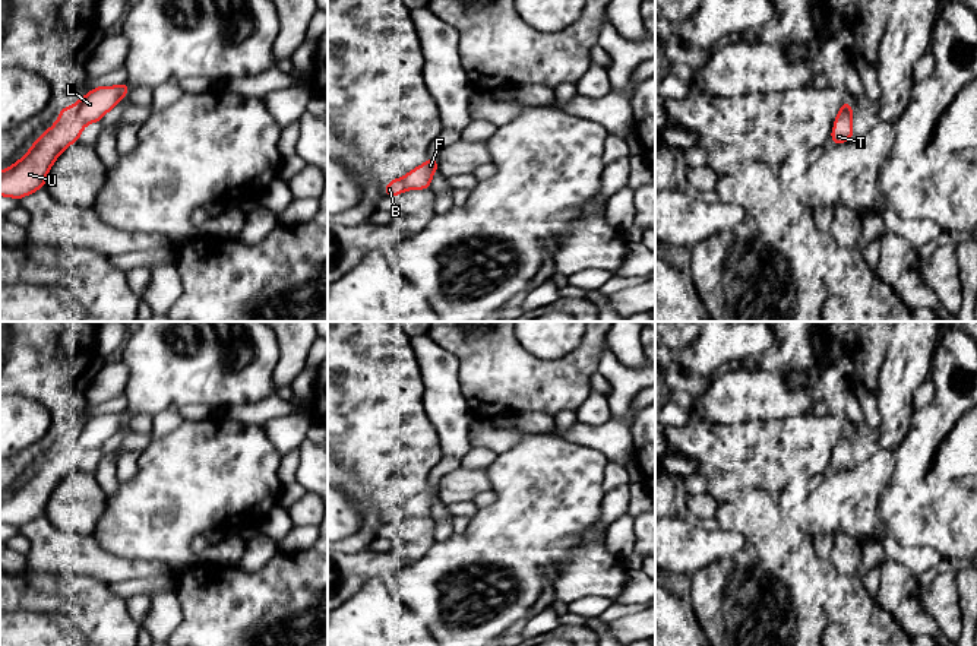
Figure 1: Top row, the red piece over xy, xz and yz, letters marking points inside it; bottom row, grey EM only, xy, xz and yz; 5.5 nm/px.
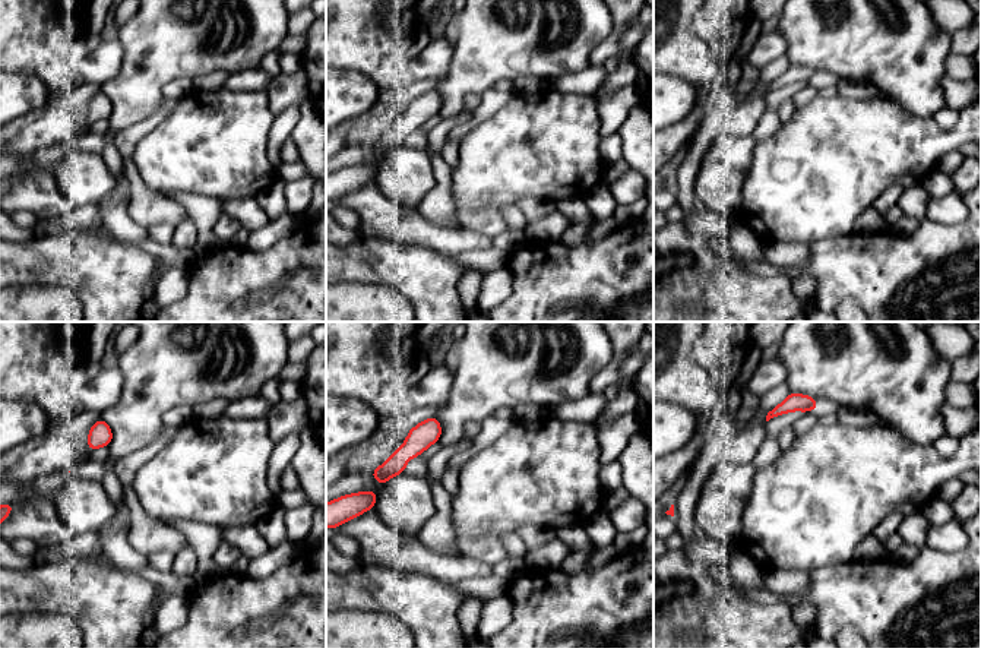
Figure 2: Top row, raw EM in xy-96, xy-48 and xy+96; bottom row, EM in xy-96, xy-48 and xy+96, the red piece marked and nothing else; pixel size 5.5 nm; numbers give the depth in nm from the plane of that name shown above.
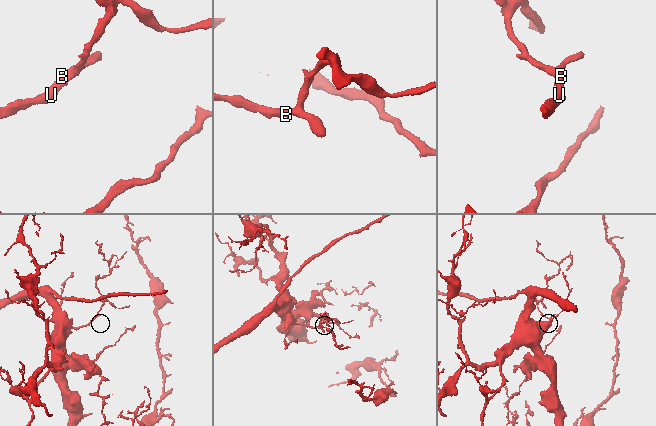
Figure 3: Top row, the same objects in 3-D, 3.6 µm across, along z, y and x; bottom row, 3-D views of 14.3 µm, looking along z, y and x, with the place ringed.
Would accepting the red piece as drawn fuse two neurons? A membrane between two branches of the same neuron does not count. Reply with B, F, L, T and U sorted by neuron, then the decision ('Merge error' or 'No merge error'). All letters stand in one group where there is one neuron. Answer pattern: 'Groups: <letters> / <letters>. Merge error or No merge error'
Groups: B F L T U. No merge error

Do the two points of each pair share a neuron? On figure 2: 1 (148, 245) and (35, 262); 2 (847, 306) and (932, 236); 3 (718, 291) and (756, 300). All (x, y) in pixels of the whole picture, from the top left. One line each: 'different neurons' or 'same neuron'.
1: different neurons
2: different neurons
3: same neuron

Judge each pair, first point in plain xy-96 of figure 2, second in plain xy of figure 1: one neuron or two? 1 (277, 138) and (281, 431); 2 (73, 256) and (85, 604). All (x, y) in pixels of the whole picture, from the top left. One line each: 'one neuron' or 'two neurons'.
1: one neuron
2: one neuron

